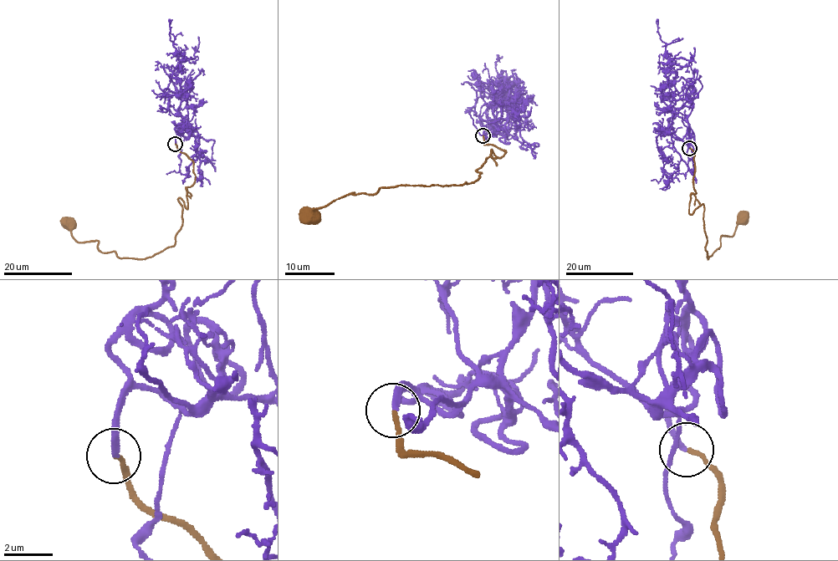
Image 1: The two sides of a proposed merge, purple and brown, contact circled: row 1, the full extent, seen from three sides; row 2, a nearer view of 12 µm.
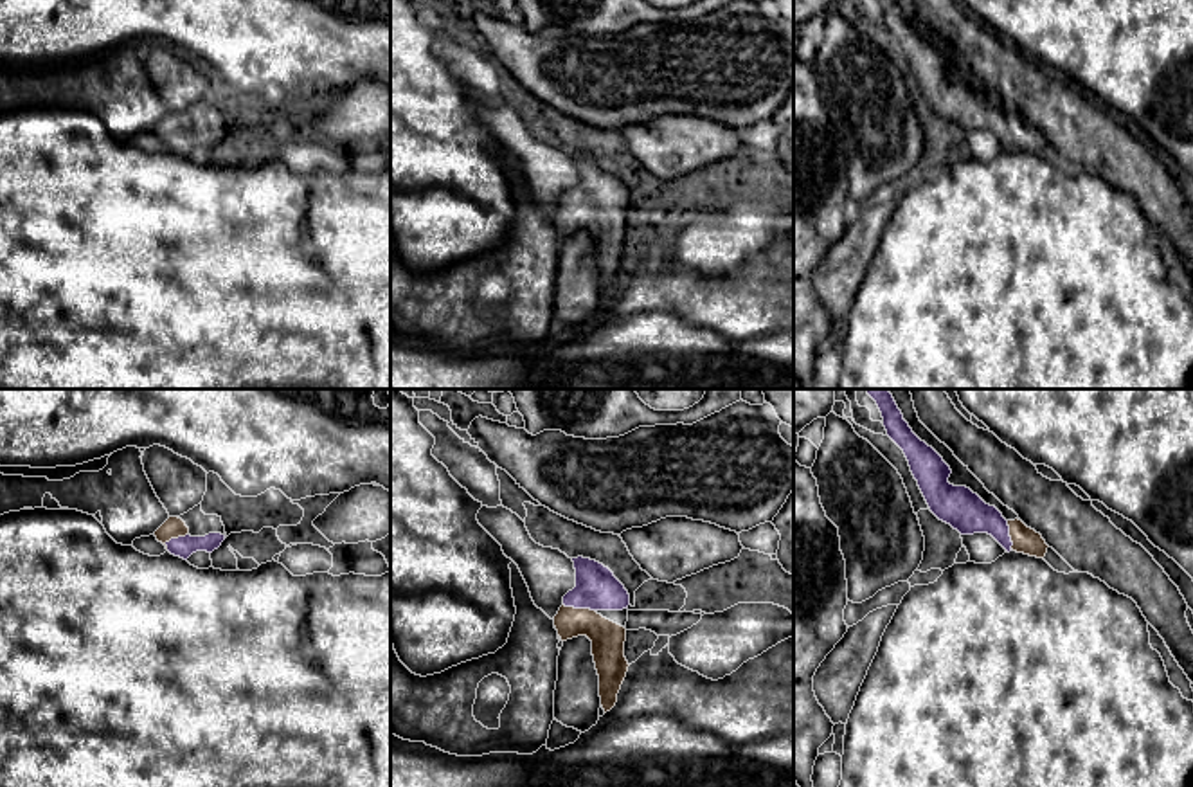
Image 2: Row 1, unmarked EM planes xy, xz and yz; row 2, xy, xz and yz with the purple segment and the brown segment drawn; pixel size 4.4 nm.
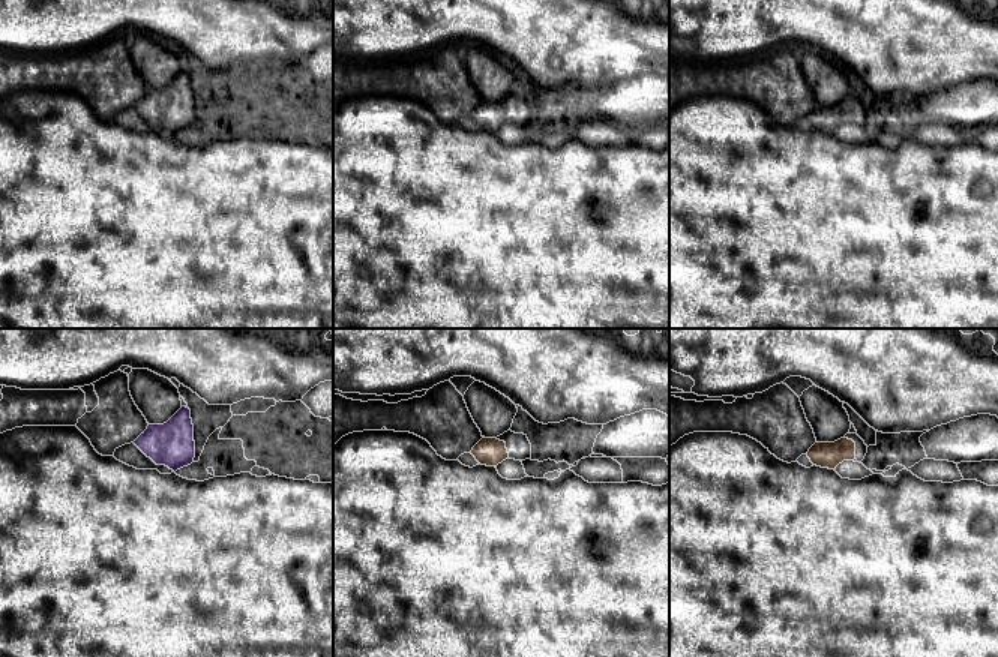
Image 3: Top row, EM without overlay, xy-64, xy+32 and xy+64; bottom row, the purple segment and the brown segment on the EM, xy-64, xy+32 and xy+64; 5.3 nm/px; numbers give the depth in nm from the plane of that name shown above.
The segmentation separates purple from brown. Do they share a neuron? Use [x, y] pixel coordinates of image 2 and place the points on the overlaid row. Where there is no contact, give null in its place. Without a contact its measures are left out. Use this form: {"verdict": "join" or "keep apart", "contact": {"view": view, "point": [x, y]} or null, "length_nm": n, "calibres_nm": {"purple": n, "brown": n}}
{"verdict": "join", "contact": {"view": "xz", "point": [580, 607]}, "length_nm": 150, "calibres_nm": {"purple": 190, "brown": 150}}

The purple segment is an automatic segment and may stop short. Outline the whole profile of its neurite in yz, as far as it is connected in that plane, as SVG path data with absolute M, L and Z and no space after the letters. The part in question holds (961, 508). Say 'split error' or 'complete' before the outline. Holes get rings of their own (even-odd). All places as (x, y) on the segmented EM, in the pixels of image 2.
split error; M889 389L866 391L876 402L887 436L903 450L930 511L939 520L961 535L988 533L1008 553L1013 549L1036 558L1045 556L1049 546L1040 533L1018 519L1006 520L995 506L986 504L970 488L948 483L950 466L912 432Z

